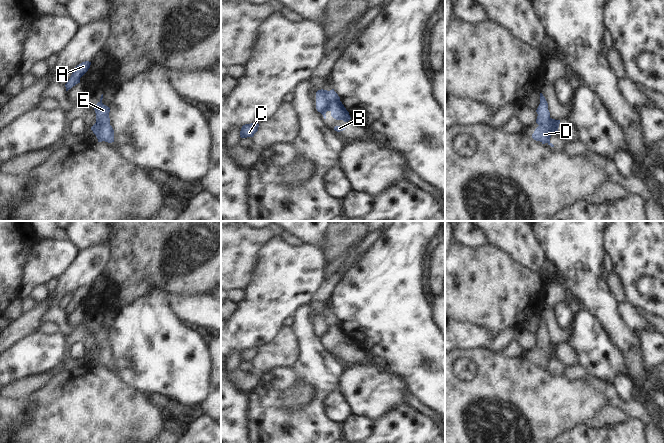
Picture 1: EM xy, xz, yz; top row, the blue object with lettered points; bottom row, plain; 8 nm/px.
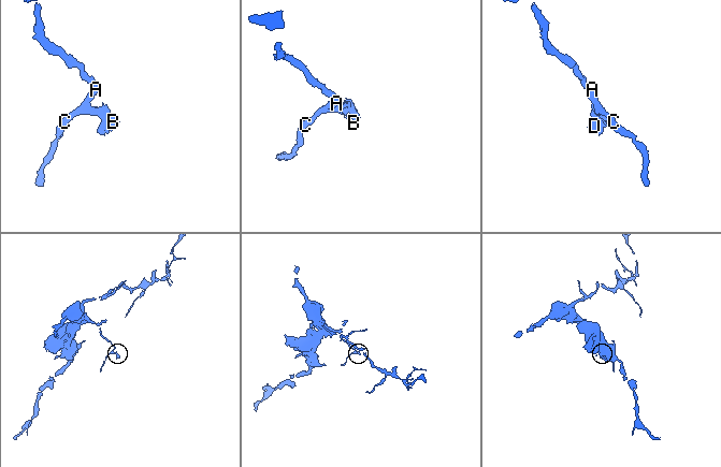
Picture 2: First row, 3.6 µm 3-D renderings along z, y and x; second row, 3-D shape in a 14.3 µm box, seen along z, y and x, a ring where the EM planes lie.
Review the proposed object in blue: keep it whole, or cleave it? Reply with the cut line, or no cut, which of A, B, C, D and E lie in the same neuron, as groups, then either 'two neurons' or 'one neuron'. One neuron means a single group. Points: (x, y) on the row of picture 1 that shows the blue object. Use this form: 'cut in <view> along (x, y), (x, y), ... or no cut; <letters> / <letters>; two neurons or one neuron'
no cut; A B C D E; one neuron

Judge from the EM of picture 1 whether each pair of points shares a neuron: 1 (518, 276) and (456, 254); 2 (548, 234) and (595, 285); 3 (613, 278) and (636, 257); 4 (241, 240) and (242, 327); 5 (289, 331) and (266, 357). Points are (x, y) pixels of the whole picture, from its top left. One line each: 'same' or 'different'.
1: same
2: same
3: different
4: different
5: same

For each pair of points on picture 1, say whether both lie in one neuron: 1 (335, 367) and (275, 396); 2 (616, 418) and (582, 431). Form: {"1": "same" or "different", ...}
{"1": "same", "2": "different"}

